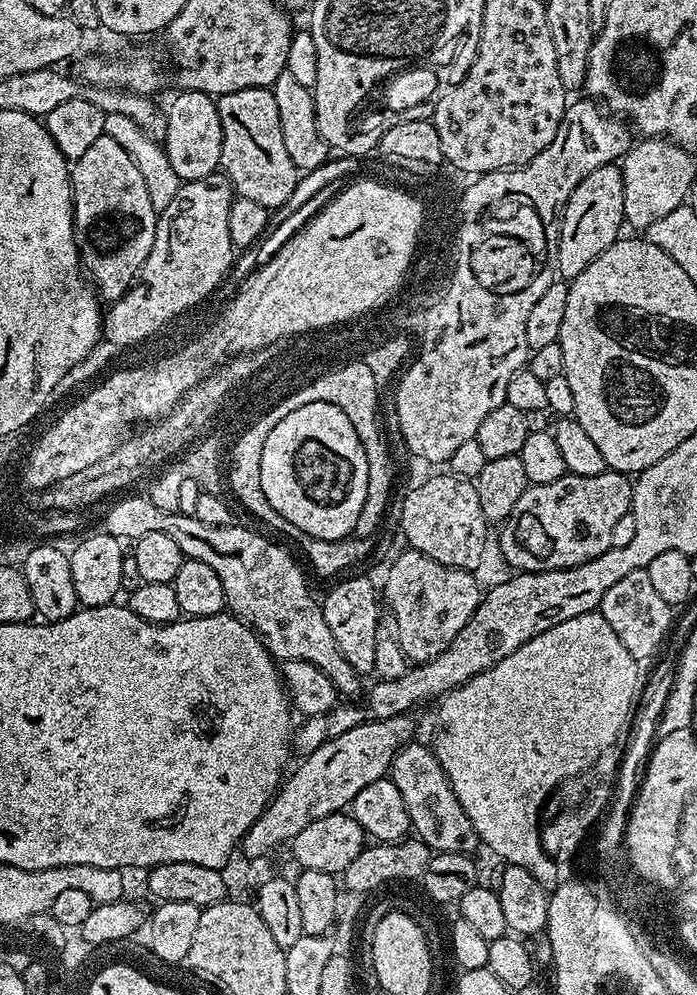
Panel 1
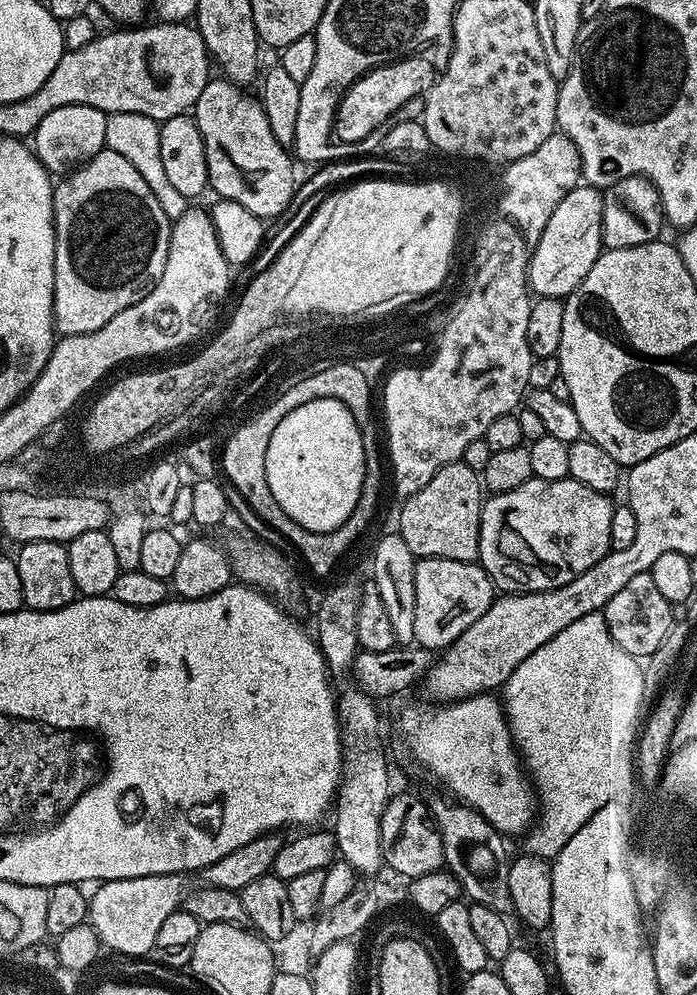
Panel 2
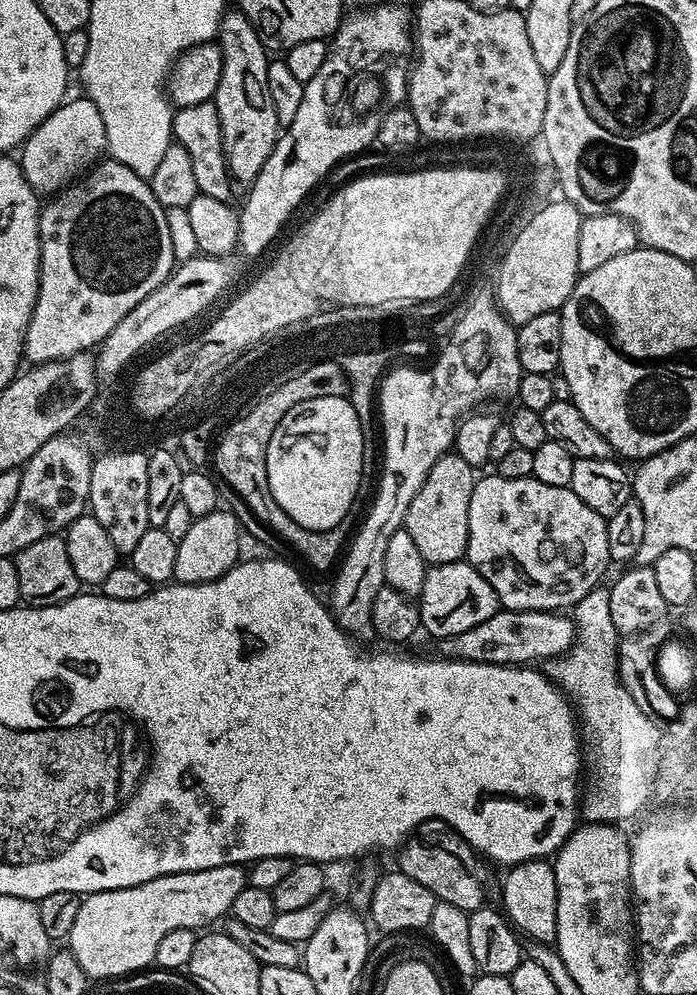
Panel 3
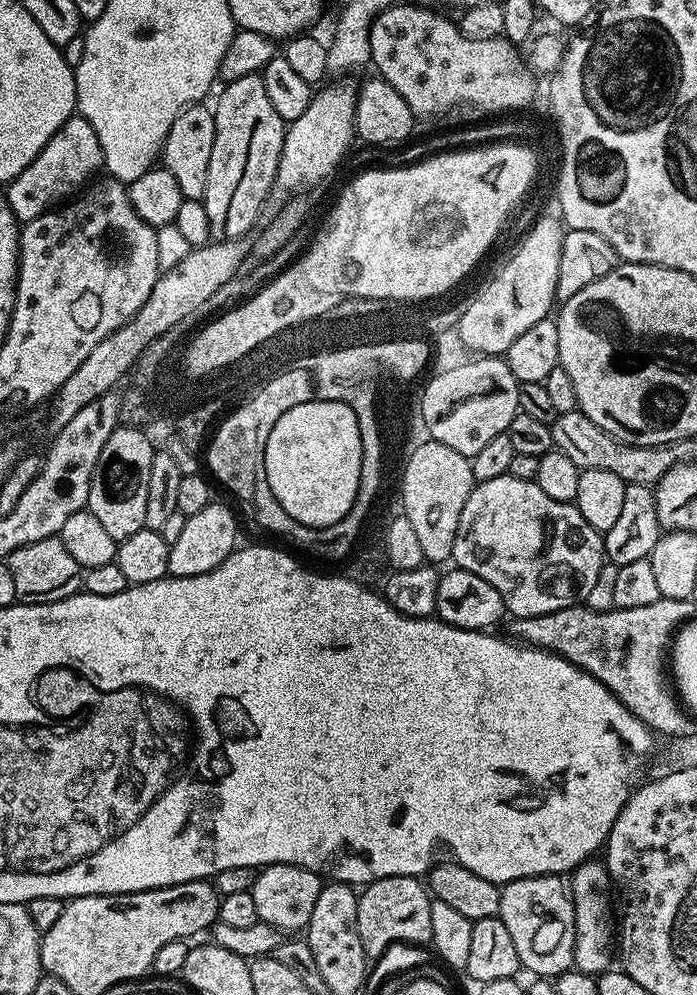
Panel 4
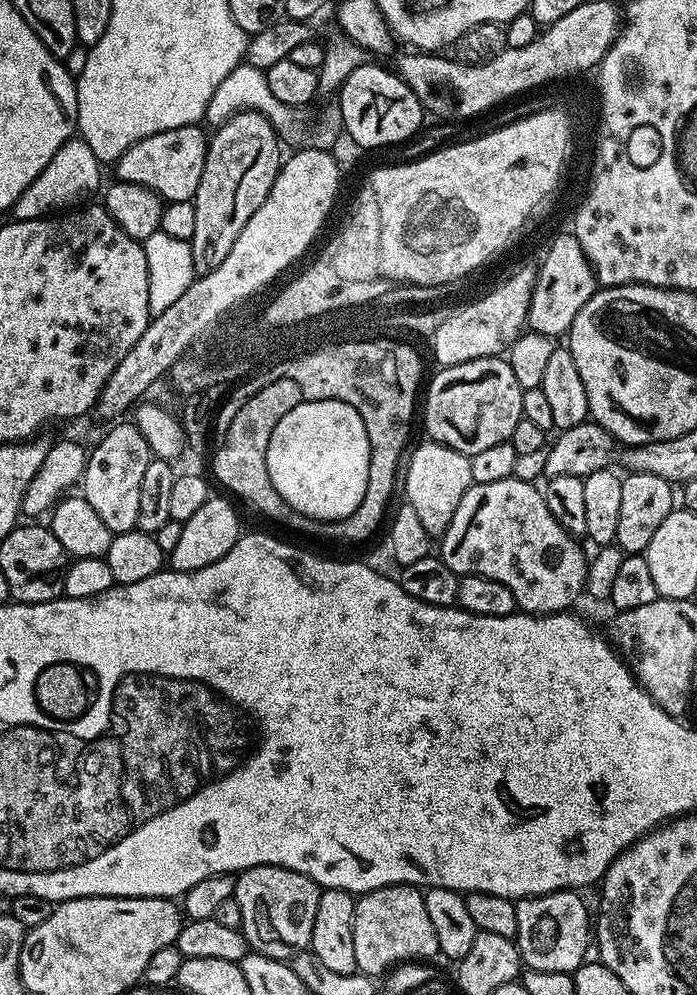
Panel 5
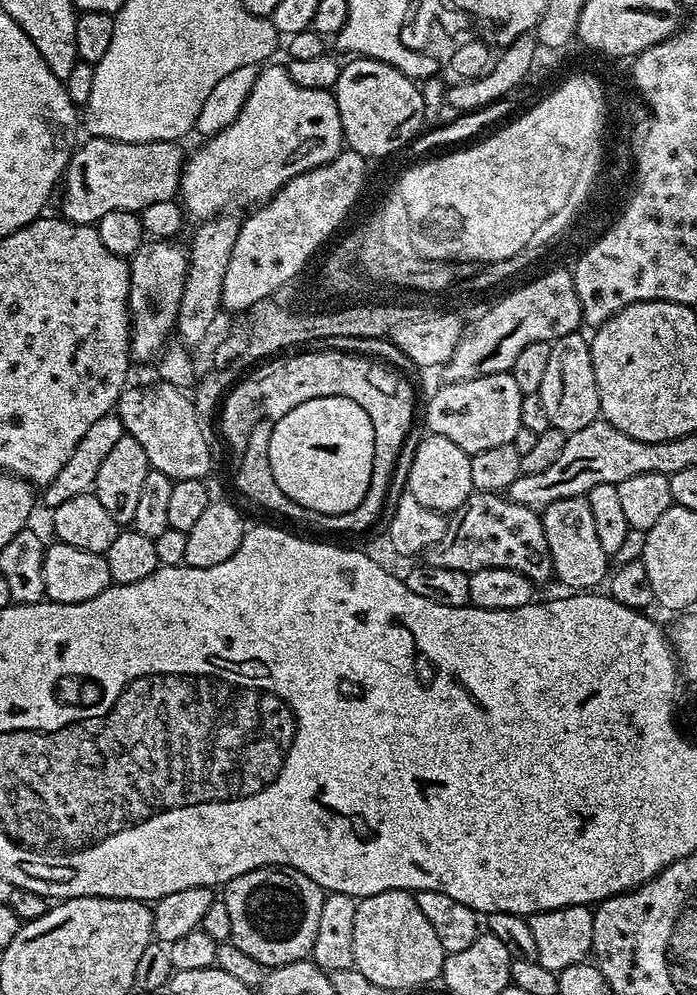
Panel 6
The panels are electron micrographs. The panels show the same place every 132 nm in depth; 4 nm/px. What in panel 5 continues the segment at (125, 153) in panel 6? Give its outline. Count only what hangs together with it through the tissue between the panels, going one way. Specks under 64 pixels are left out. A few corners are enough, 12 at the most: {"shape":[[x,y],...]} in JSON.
{"shape":[[209,133],[142,138],[116,159],[125,180],[173,204],[196,197]]}

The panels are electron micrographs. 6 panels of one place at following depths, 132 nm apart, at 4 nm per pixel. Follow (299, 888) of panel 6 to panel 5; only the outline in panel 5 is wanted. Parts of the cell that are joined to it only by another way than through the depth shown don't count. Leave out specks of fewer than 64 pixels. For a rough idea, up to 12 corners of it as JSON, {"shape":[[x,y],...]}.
{"shape":[[277,864],[245,868],[235,899],[251,951],[309,951],[322,889]]}

